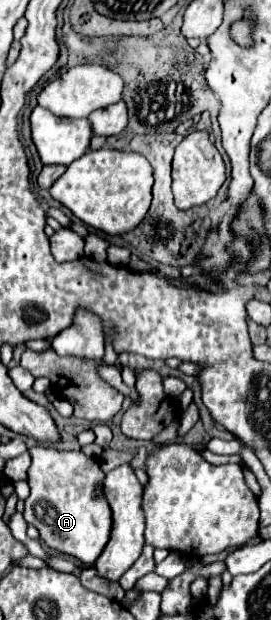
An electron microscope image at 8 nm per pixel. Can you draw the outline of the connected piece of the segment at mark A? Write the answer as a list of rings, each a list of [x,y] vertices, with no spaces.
[[[35,446],[29,452],[33,464],[29,468],[31,494],[25,500],[23,510],[25,522],[39,530],[41,542],[51,550],[75,556],[83,564],[91,566],[103,552],[111,532],[111,508],[105,498],[93,500],[95,482],[103,482],[99,460],[87,458],[83,452],[67,452],[47,446]]]

